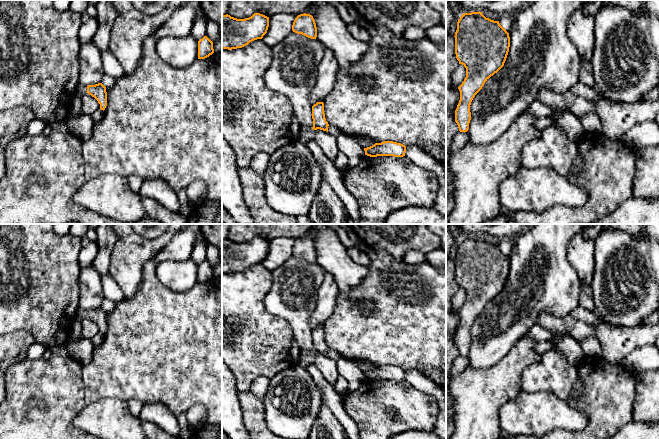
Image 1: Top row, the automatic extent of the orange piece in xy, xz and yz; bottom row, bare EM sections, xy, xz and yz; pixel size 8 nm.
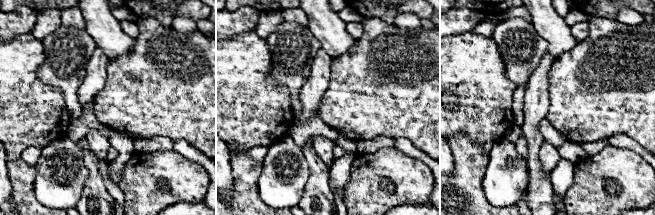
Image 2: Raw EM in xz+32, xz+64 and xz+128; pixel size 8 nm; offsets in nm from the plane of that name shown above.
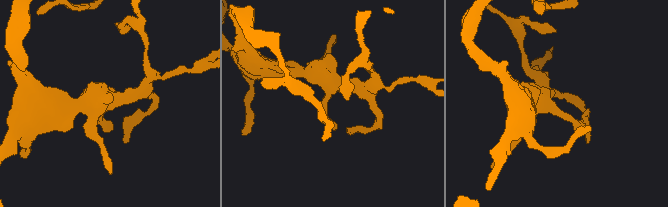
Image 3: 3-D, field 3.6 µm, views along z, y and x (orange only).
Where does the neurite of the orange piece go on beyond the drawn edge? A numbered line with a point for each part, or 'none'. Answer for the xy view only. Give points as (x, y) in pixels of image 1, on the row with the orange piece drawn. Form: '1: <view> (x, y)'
1: xy (81, 89)

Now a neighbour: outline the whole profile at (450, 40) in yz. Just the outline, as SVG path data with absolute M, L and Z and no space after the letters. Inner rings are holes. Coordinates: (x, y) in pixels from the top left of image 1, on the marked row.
M446 34L446 88L454 88L451 82L451 75L459 65L455 54L455 37Z

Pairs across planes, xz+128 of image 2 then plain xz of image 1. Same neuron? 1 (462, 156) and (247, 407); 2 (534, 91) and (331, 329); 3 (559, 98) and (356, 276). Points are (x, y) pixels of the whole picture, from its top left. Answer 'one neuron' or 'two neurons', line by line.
1: one neuron
2: two neurons
3: two neurons

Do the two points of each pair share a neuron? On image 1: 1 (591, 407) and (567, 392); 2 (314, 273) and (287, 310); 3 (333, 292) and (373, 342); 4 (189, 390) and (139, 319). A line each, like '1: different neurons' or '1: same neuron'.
1: different neurons
2: same neuron
3: different neurons
4: same neuron

